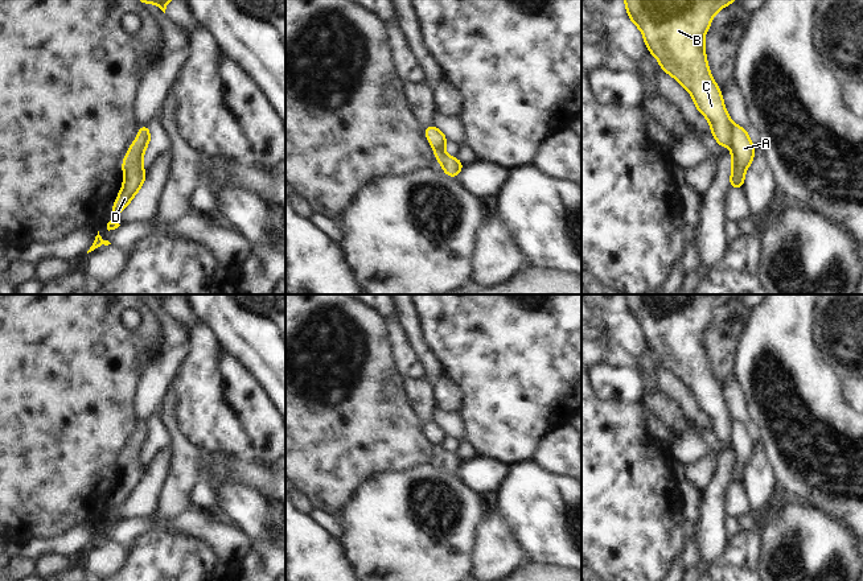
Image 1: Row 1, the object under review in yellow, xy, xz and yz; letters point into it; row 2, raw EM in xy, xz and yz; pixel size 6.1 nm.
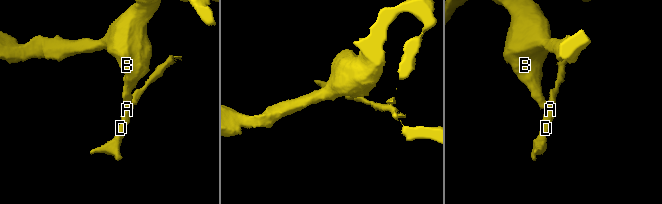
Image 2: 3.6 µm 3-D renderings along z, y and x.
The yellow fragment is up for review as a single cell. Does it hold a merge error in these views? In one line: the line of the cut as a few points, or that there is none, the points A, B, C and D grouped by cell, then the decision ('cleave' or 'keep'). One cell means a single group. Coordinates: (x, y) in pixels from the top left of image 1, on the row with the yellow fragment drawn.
cut in yz along (734, 126), (728, 144); A D / B C; cleave

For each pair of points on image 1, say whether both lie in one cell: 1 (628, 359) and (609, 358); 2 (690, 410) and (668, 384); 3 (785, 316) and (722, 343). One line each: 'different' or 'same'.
1: same
2: same
3: different

